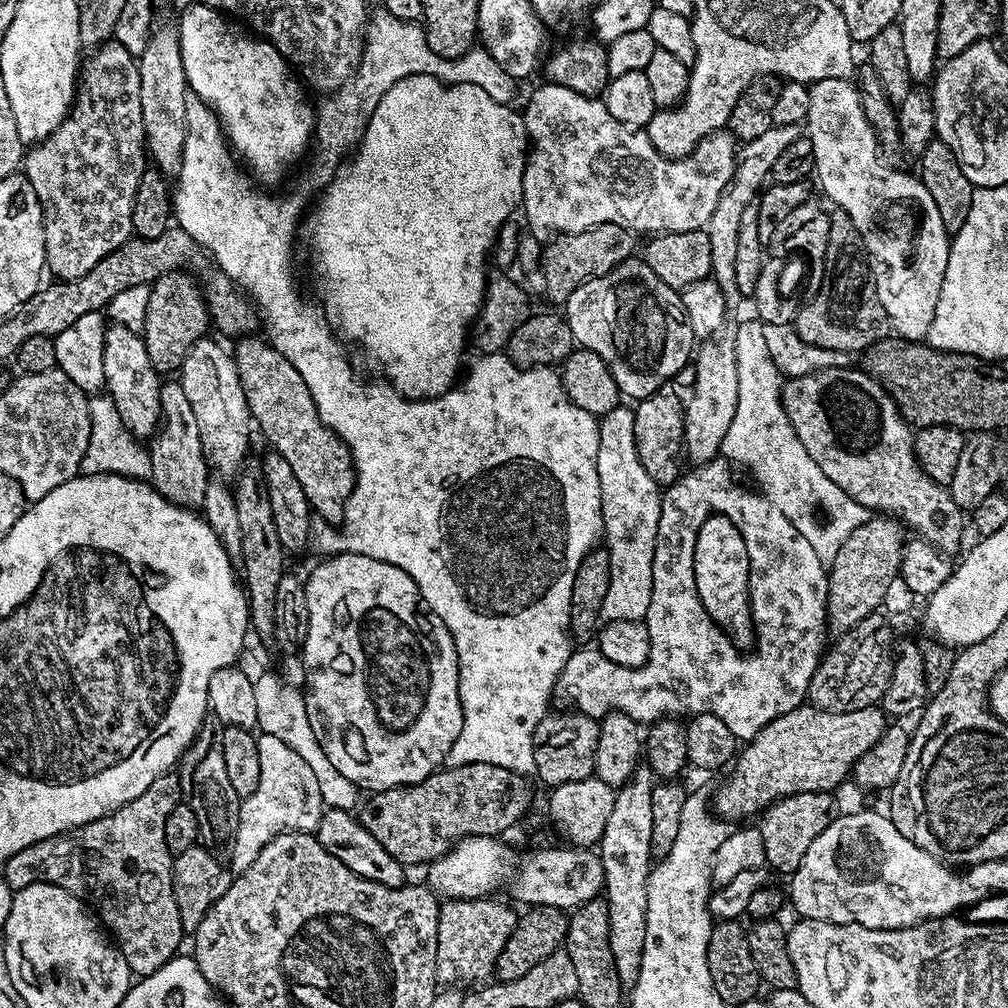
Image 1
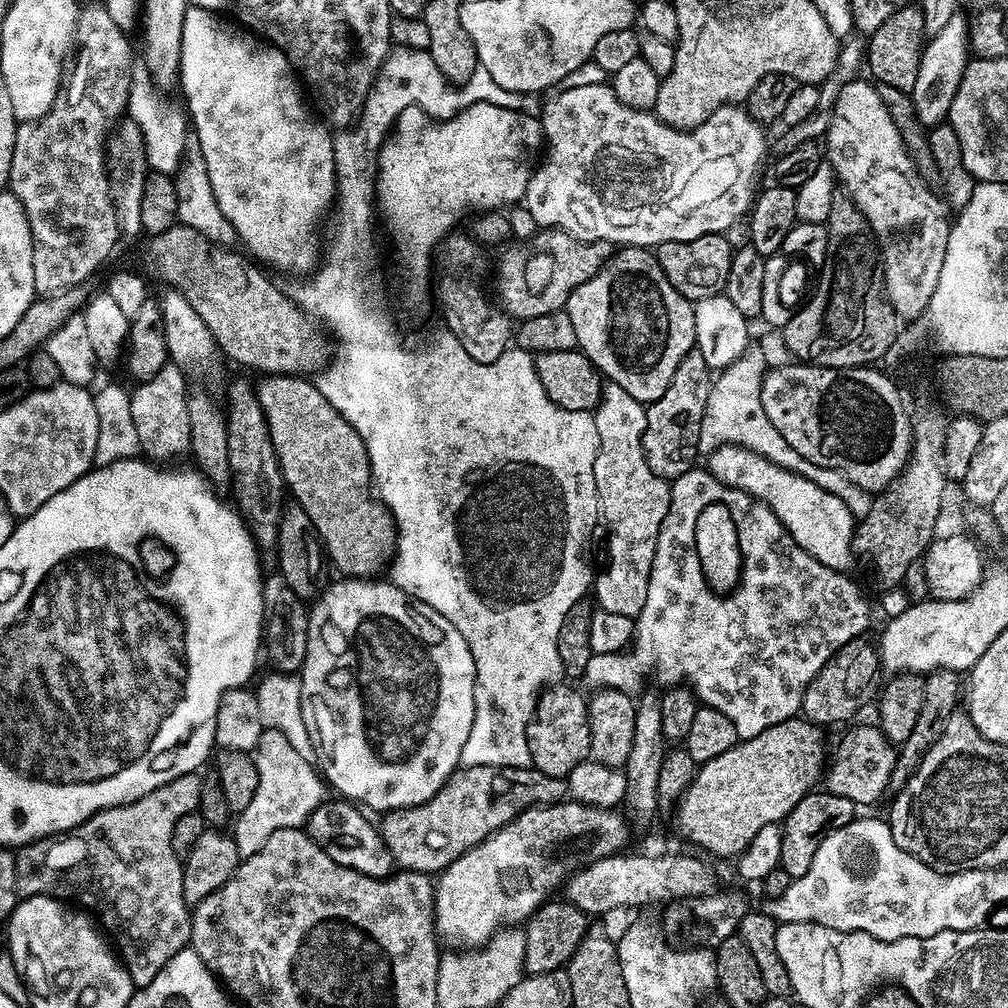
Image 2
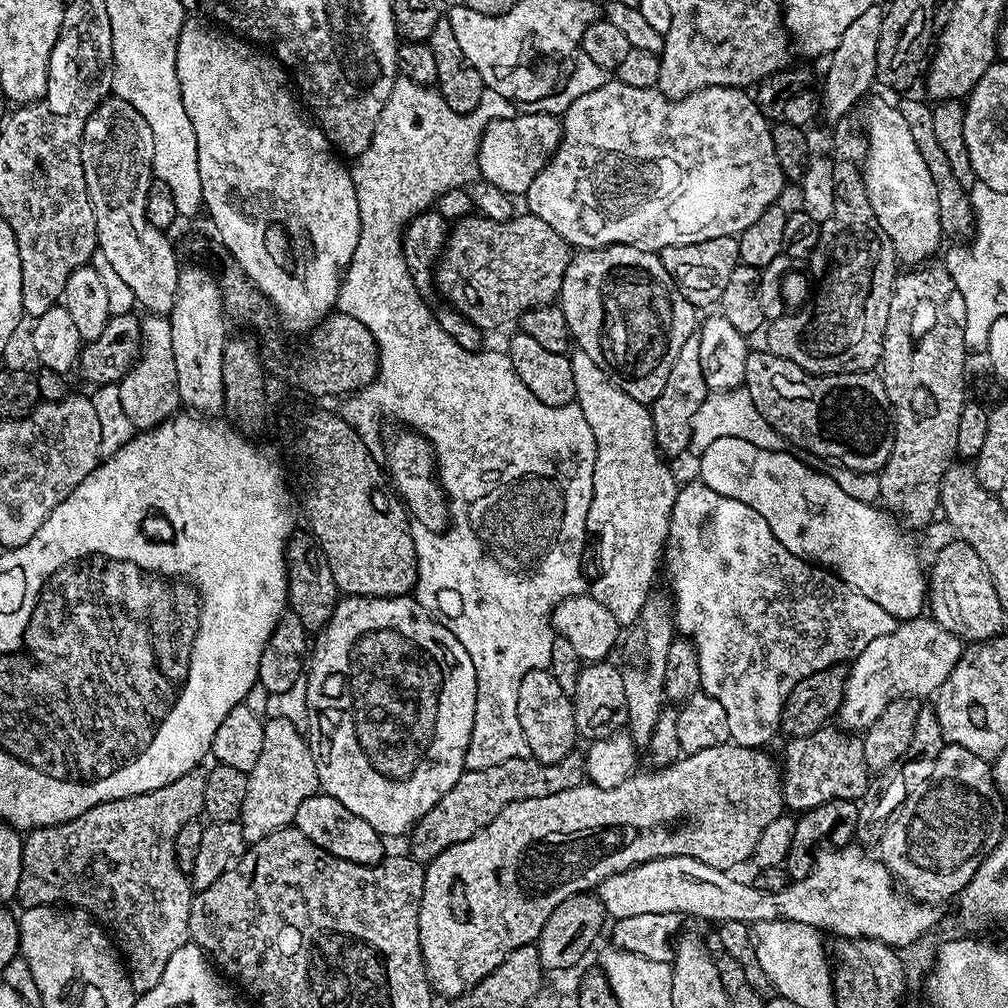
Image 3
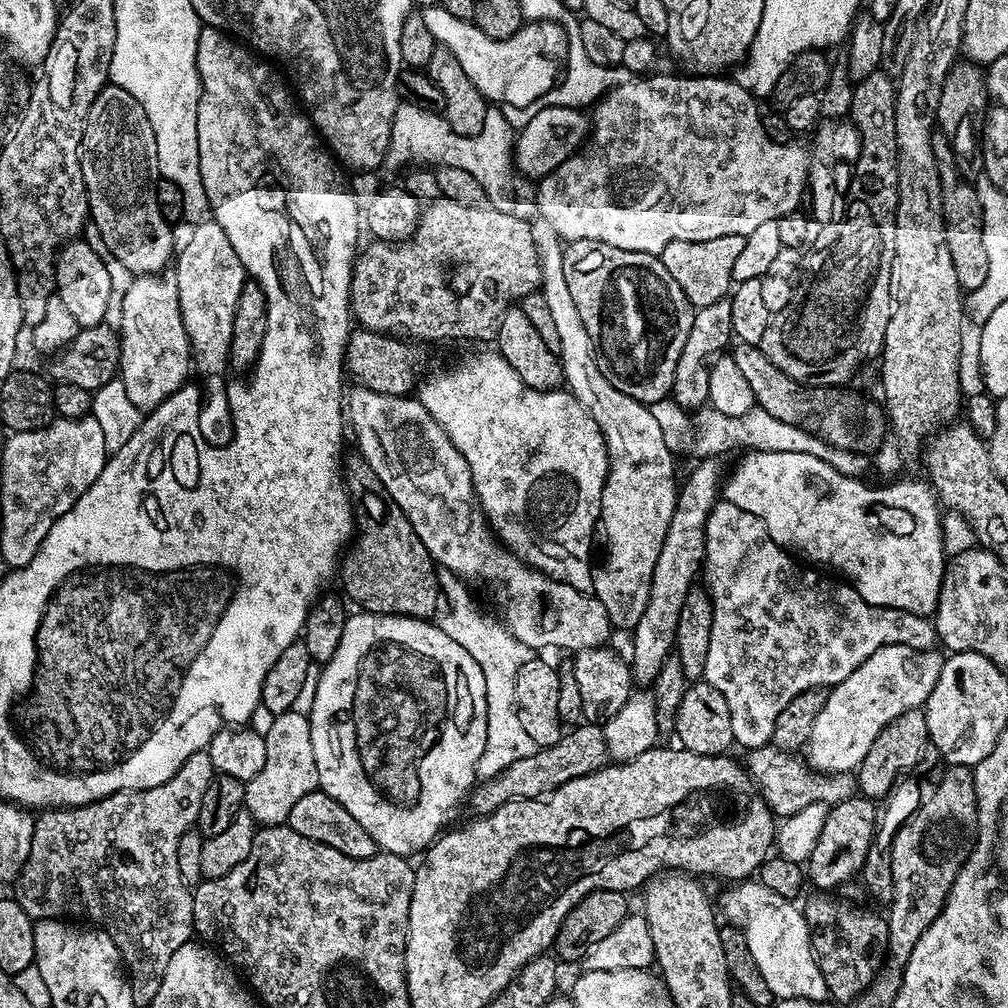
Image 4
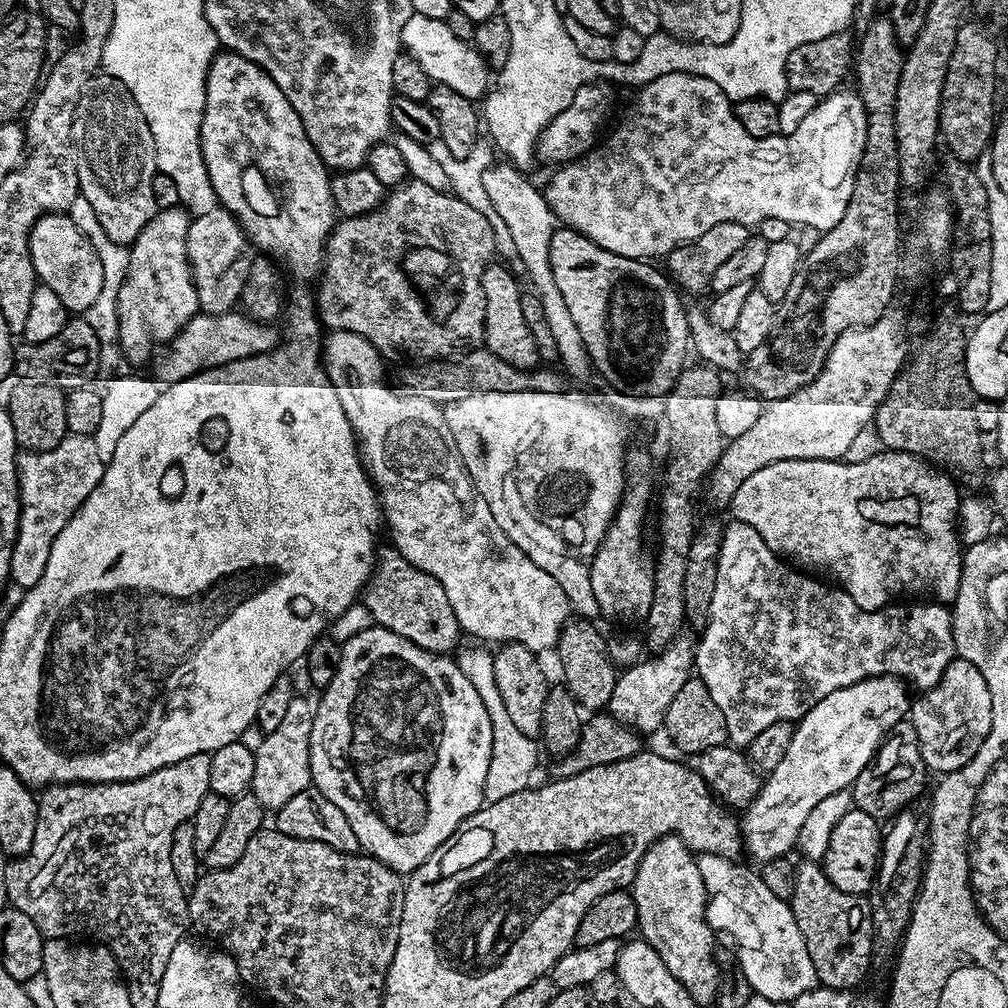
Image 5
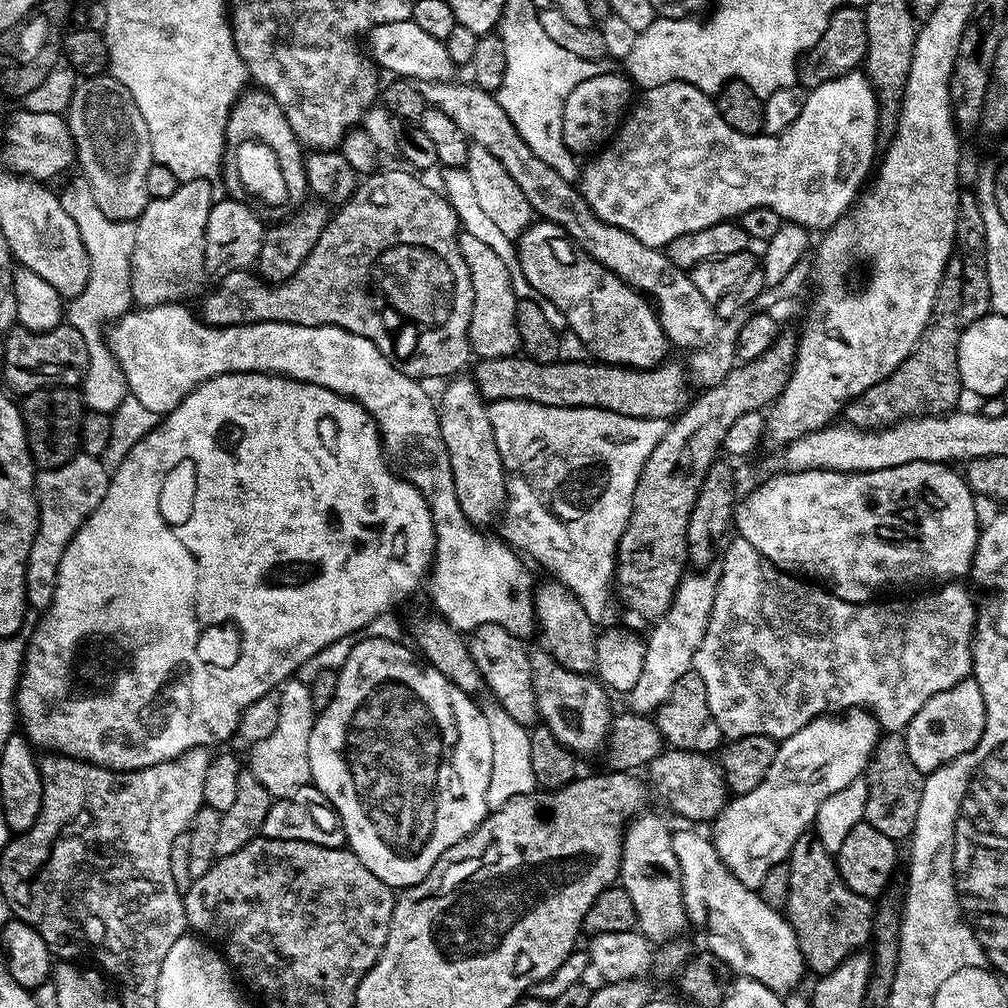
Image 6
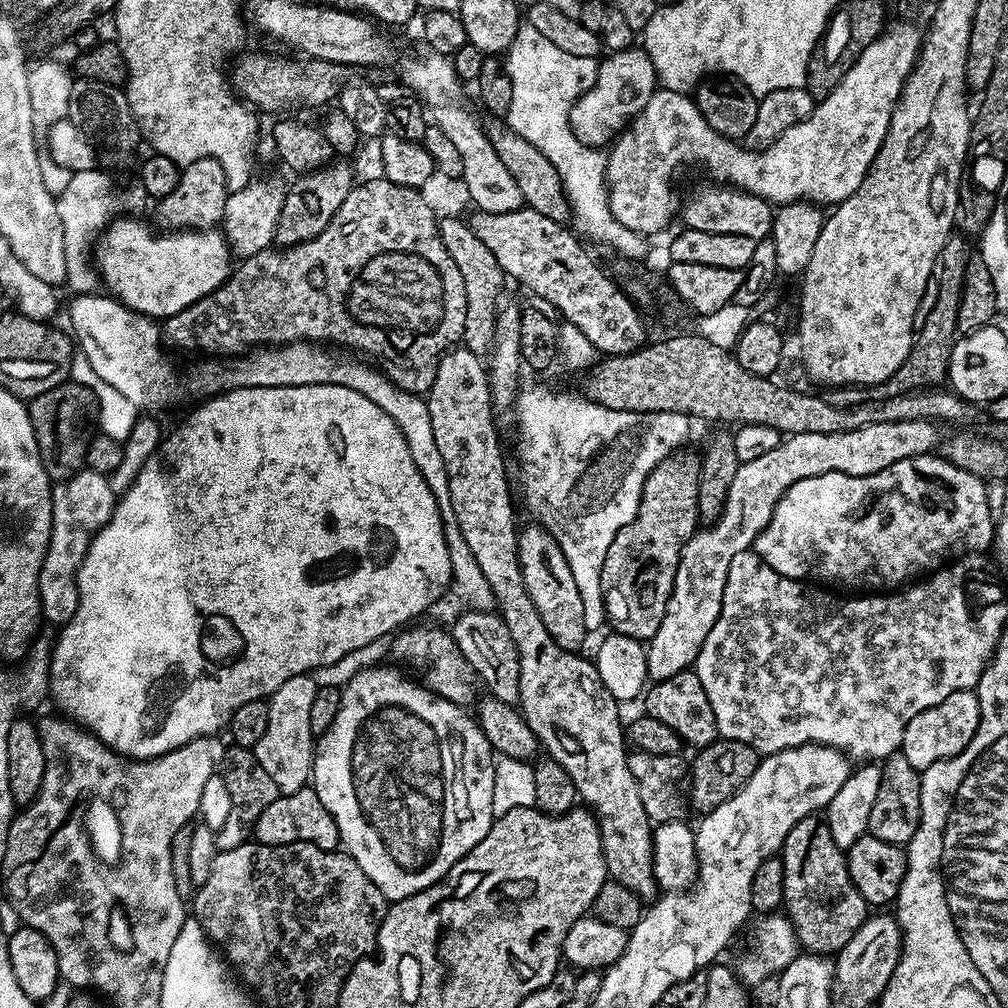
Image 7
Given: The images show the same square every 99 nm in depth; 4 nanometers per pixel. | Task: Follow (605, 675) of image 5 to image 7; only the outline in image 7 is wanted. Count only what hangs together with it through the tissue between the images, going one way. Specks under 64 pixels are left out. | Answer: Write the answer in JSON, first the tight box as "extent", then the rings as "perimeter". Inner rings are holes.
{"extent":[519,522,589,652],"perimeter":[[[531,522],[519,529],[520,569],[526,586],[526,594],[530,594],[530,602],[534,602],[534,610],[538,610],[538,618],[542,618],[542,626],[546,626],[550,638],[571,652],[583,649],[584,635],[589,635],[586,618],[582,614],[582,594],[578,594],[578,582],[574,582],[574,574],[570,574],[570,562],[566,562],[566,554],[556,545],[556,539],[538,522]]]}

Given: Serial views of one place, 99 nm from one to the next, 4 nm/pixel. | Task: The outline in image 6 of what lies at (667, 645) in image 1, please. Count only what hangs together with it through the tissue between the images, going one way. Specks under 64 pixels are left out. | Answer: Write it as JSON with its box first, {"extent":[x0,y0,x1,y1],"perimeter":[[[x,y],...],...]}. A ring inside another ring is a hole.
{"extent":[694,538,977,742],"perimeter":[[[739,538],[729,539],[722,552],[720,581],[718,590],[714,594],[710,622],[702,638],[702,646],[698,646],[696,651],[694,665],[694,671],[700,675],[702,683],[706,686],[710,714],[714,714],[718,722],[721,737],[734,741],[743,736],[769,736],[779,742],[790,734],[802,730],[802,726],[806,726],[816,717],[825,715],[829,709],[868,709],[876,717],[877,725],[888,734],[896,734],[907,728],[910,718],[914,718],[914,714],[922,710],[922,702],[934,698],[934,694],[942,690],[950,690],[950,686],[958,682],[969,679],[972,671],[972,632],[976,628],[977,601],[972,601],[972,596],[968,593],[964,582],[948,582],[937,588],[940,588],[937,592],[932,592],[929,596],[920,596],[917,600],[908,600],[905,604],[880,604],[881,602],[851,604],[838,598],[831,590],[819,583],[797,578],[793,573],[782,572],[779,568],[775,568],[767,558],[758,554],[758,550],[754,550],[754,546],[750,546],[750,542]]]}

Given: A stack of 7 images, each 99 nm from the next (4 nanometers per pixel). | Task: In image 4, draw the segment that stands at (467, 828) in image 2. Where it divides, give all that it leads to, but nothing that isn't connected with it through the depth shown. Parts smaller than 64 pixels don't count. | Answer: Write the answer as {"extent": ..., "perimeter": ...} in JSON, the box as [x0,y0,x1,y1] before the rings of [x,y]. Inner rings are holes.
{"extent":[466,722,609,814],"perimeter":[[[580,722],[573,728],[576,728],[573,732],[565,731],[560,740],[554,742],[554,746],[537,748],[530,758],[518,758],[514,766],[506,766],[506,770],[502,770],[502,774],[494,779],[480,780],[467,797],[466,804],[476,814],[487,814],[511,800],[541,799],[574,778],[582,778],[605,767],[609,759],[603,727],[596,722]]]}

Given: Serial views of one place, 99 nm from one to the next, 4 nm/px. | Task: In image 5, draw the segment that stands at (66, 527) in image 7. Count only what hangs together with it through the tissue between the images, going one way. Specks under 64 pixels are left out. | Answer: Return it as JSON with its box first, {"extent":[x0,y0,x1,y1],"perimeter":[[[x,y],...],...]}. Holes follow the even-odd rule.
{"extent":[10,435,106,590],"perimeter":[[[66,435],[54,450],[45,452],[21,451],[16,457],[16,473],[18,474],[18,486],[20,487],[20,521],[18,522],[18,534],[14,542],[14,554],[10,558],[10,580],[17,584],[20,590],[33,588],[42,578],[42,570],[46,570],[46,561],[50,559],[50,546],[54,546],[54,538],[62,534],[62,526],[74,518],[74,514],[90,498],[94,486],[102,478],[106,461],[98,458],[98,446],[92,436]]]}

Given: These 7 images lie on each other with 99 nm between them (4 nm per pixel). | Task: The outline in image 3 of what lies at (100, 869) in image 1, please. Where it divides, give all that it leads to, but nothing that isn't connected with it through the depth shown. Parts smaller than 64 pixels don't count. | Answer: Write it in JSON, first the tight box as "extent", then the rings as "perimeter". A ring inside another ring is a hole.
{"extent":[16,767,207,994],"perimeter":[[[203,767],[195,768],[158,790],[150,790],[141,796],[102,802],[65,824],[31,829],[24,836],[22,878],[18,878],[16,891],[19,907],[26,909],[43,904],[56,906],[63,902],[89,912],[114,937],[122,953],[132,991],[139,994],[154,990],[174,950],[190,940],[188,923],[194,889],[176,861],[174,838],[178,830],[186,826],[186,822],[197,819],[203,813],[207,781],[207,771]]]}

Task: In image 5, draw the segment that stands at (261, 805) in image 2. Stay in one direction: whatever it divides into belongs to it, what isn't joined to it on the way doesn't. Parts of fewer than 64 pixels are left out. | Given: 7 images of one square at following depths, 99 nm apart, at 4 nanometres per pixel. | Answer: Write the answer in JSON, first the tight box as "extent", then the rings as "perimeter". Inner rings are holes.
{"extent":[250,694,313,809],"perimeter":[[[300,694],[293,695],[280,725],[267,733],[260,745],[255,745],[256,761],[250,792],[258,798],[258,802],[264,809],[281,808],[286,806],[286,802],[290,802],[290,798],[294,798],[294,794],[309,791],[312,784],[310,734],[312,733],[313,715],[313,701],[303,700]]]}

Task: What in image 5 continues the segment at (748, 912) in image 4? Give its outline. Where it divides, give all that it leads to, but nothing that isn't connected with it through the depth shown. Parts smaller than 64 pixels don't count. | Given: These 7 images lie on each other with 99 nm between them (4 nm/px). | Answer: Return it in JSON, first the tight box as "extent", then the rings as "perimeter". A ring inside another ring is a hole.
{"extent":[696,854,818,1002],"perimeter":[[[703,854],[696,860],[711,903],[721,904],[715,923],[729,927],[729,934],[736,939],[736,961],[755,995],[785,1002],[796,1000],[798,994],[817,987],[818,981],[806,942],[802,942],[802,930],[794,922],[792,905],[767,889],[759,871],[751,872],[746,865],[736,863],[740,862],[718,854]]]}

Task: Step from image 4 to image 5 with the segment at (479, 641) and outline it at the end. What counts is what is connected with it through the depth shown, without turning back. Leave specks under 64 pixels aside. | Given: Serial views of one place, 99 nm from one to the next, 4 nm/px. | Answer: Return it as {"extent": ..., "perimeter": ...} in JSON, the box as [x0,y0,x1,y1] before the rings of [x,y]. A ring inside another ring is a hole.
{"extent":[459,646,538,804],"perimeter":[[[480,646],[478,650],[472,650],[465,654],[464,660],[459,661],[460,669],[470,682],[473,683],[475,690],[482,698],[482,704],[486,707],[486,714],[490,714],[490,726],[494,730],[494,742],[492,743],[492,753],[490,754],[490,766],[486,770],[486,782],[484,783],[484,798],[487,803],[493,804],[502,798],[510,798],[510,794],[518,794],[524,788],[529,787],[532,771],[536,768],[536,748],[538,752],[538,744],[533,737],[522,734],[522,730],[518,730],[518,726],[514,726],[514,722],[510,718],[510,713],[506,711],[506,706],[502,706],[502,698],[498,694],[497,682],[494,681],[493,674],[493,655],[486,652],[485,647]]]}

